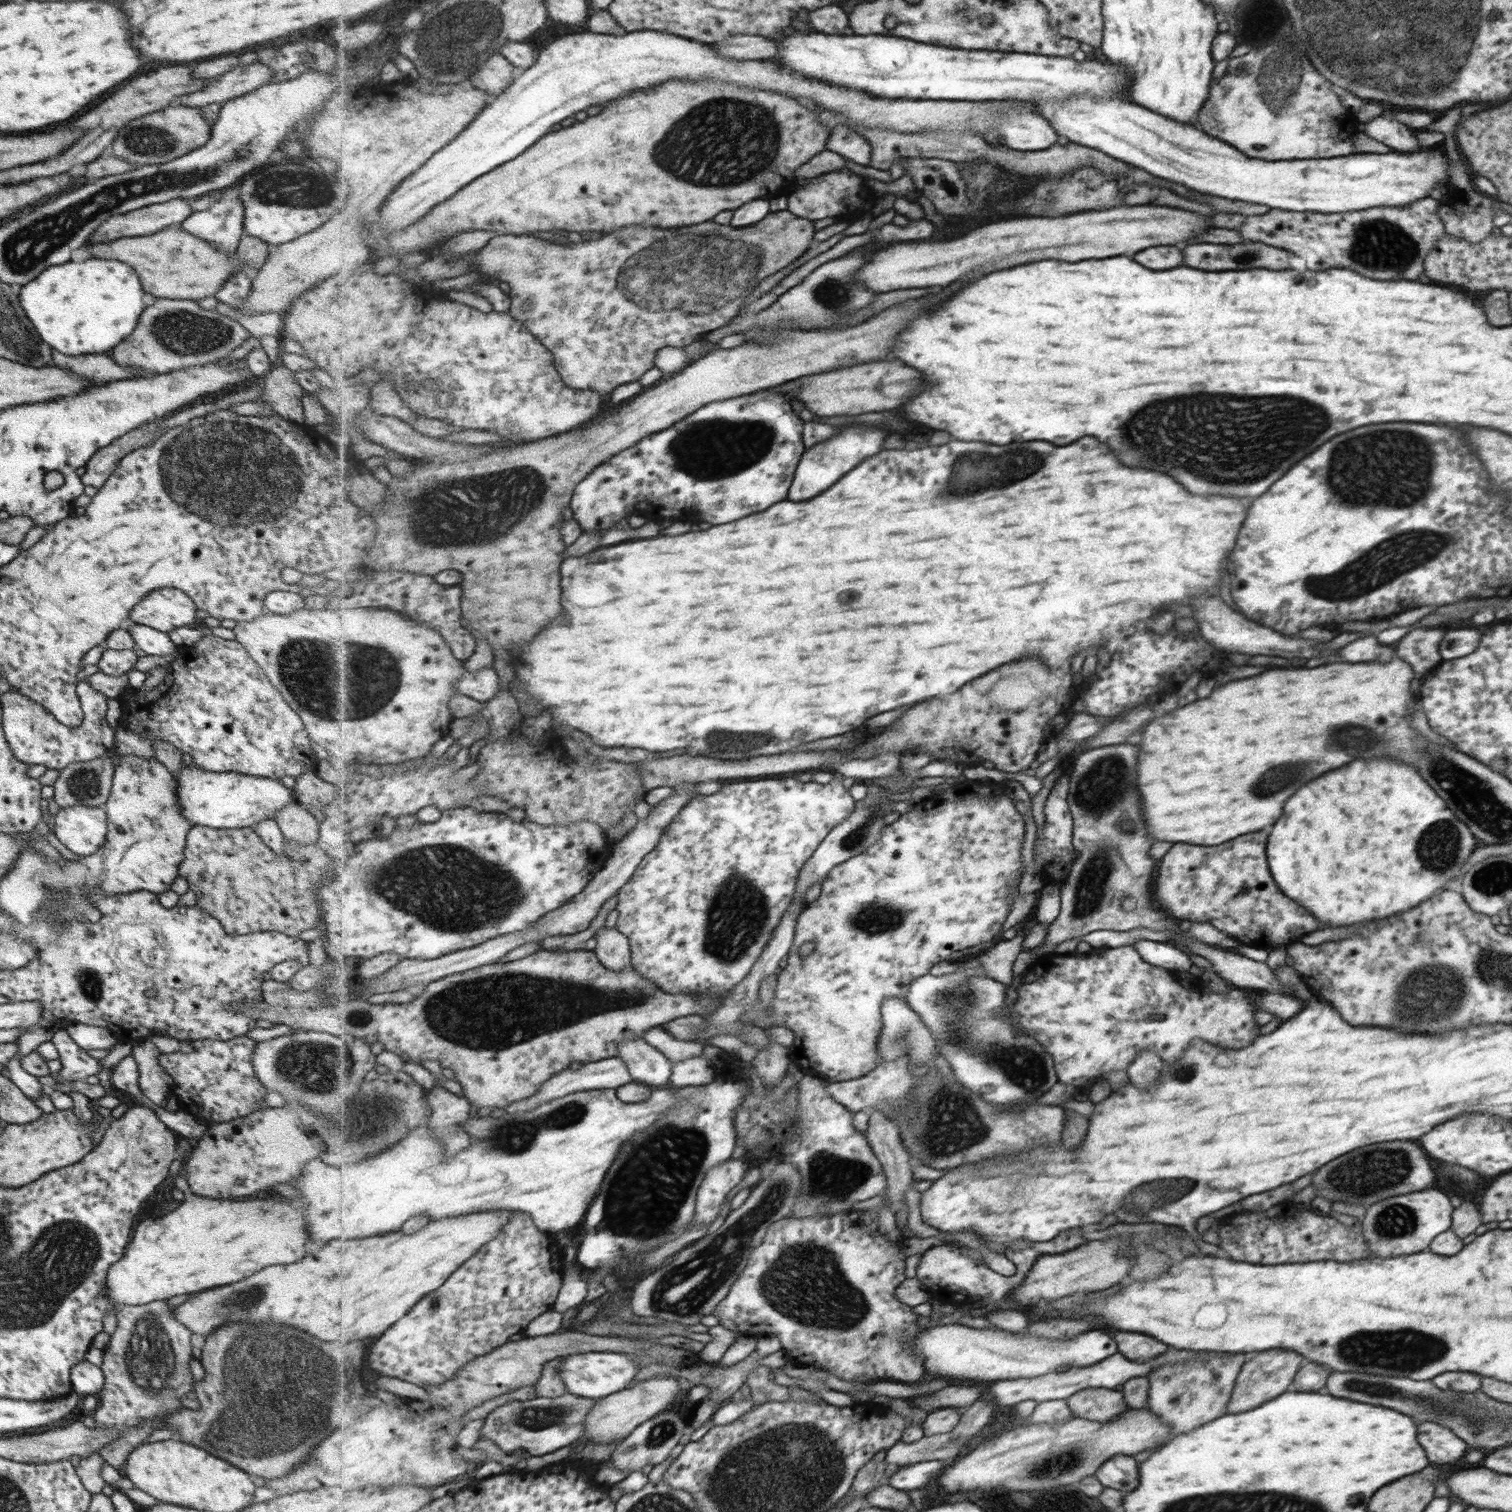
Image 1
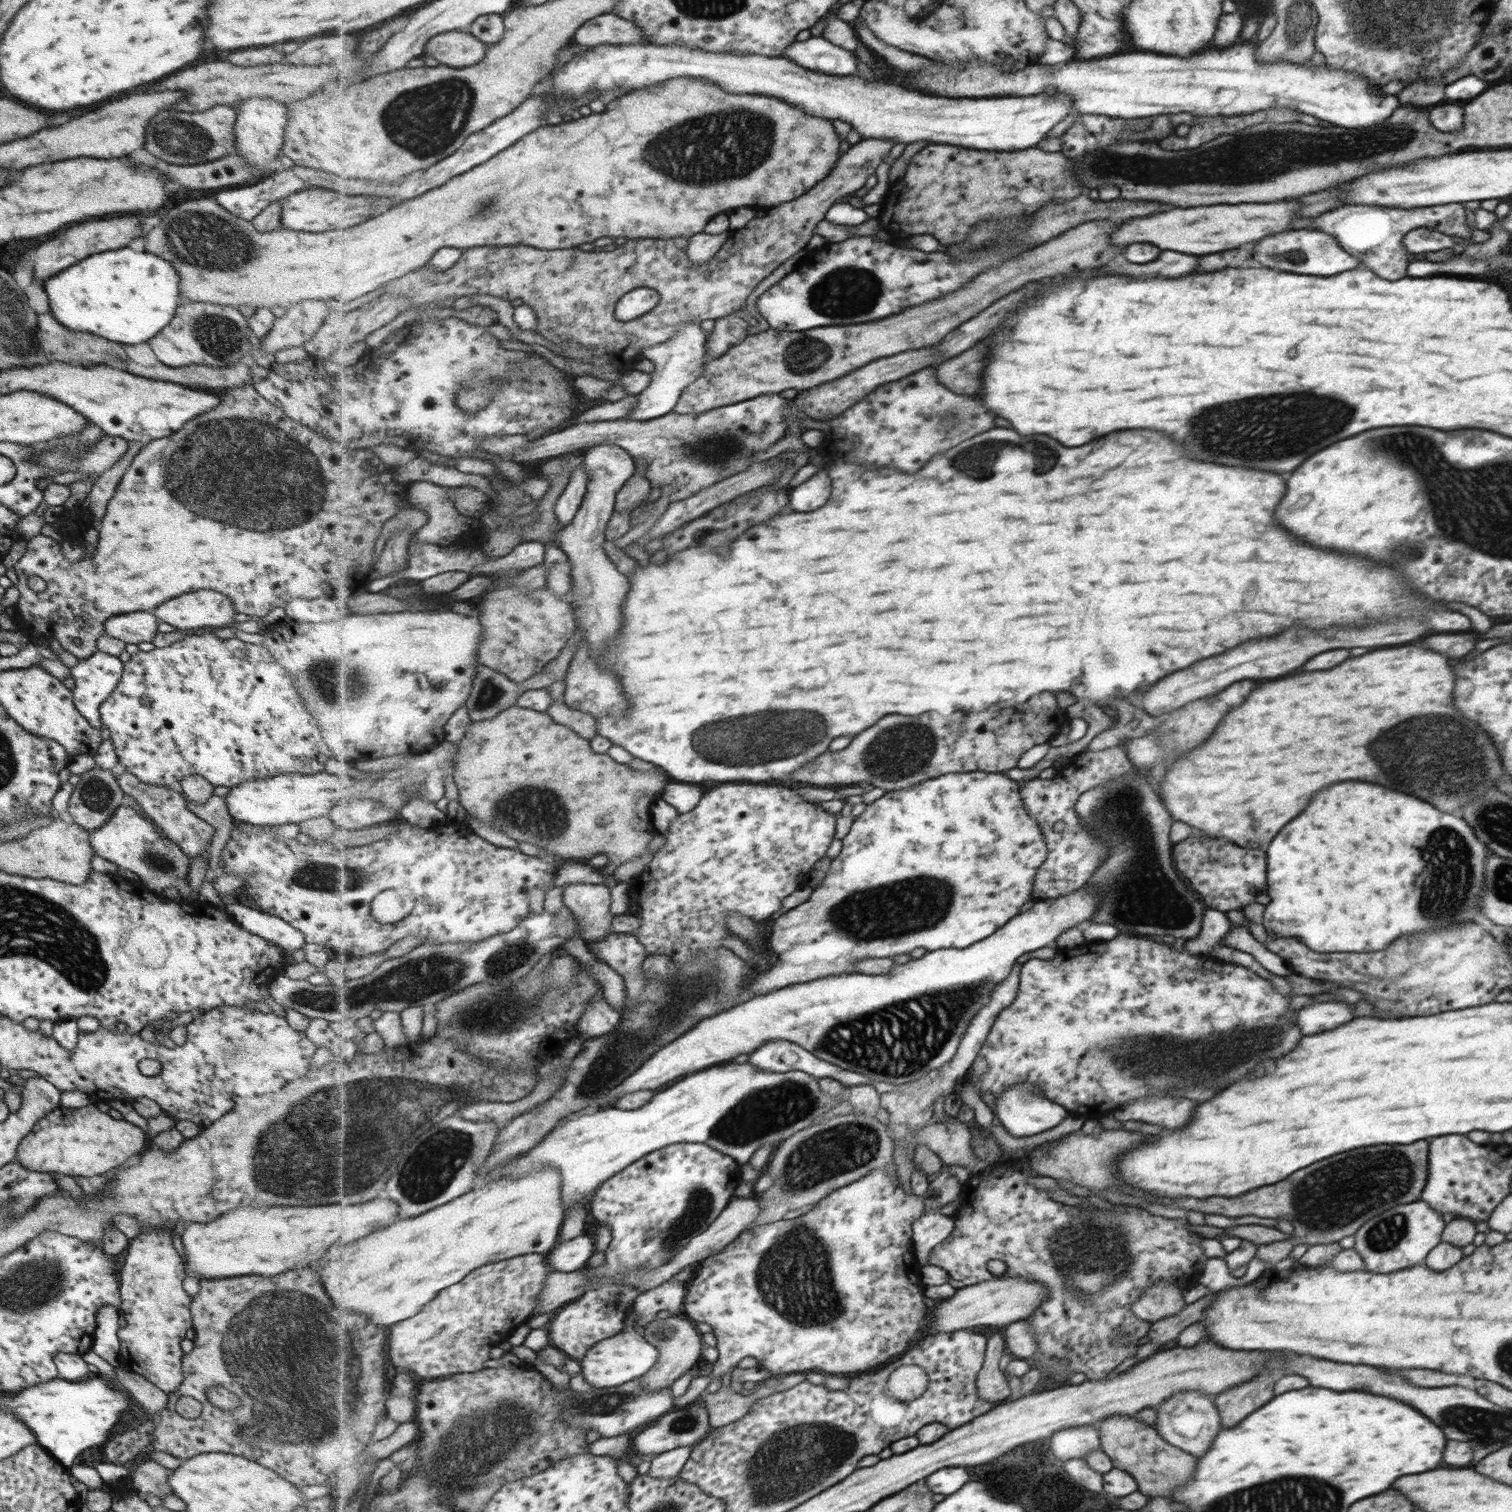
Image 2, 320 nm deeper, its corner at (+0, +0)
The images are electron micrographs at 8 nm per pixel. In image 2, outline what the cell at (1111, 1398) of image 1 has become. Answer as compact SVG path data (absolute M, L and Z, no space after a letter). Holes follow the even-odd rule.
M1114 1415L1095 1425L1100 1431L1101 1448L1109 1454L1113 1466L1125 1470L1138 1482L1138 1491L1146 1496L1172 1495L1197 1470L1198 1457L1171 1445L1155 1427L1130 1415Z

